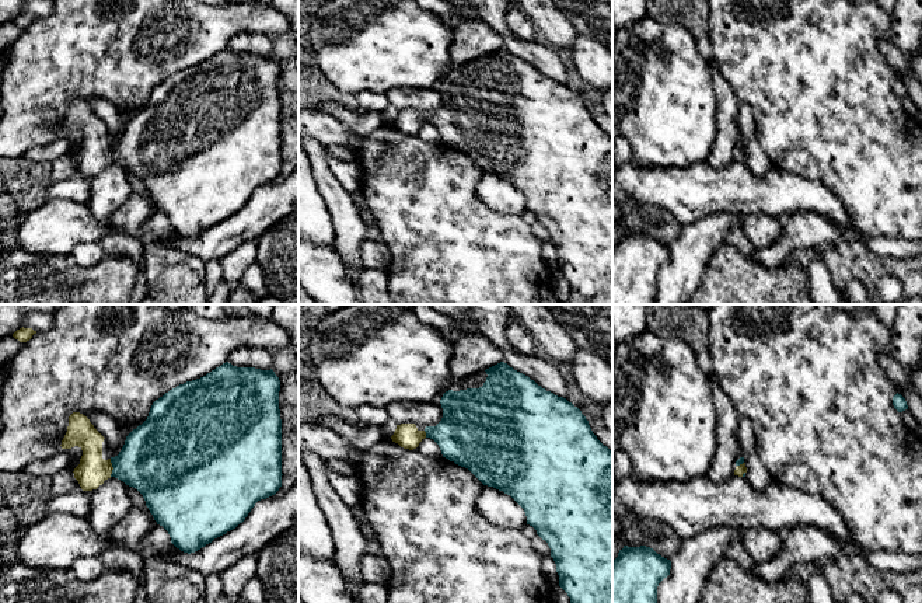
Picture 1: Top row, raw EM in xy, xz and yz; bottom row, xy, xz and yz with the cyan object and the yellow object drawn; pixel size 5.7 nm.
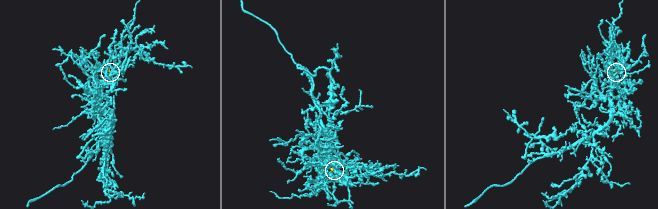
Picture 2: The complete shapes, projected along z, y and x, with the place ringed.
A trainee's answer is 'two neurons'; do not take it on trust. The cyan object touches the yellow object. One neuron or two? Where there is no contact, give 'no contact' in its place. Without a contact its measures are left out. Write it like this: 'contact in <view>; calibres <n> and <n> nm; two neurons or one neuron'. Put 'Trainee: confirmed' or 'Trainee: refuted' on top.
Trainee: refuted
contact in xy; calibres 400 and 180 nm; one neuron

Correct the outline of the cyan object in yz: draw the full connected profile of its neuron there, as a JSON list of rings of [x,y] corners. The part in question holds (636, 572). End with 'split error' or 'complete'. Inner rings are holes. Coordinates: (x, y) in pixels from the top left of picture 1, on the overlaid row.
[[[624,546],[612,561],[612,603],[657,603],[657,586],[670,569],[671,561],[653,548]]]; complete

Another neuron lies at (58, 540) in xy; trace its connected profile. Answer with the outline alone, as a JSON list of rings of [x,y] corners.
[[[52,513],[22,529],[15,551],[27,567],[67,571],[77,558],[99,557],[112,544],[111,533],[97,533],[88,519]]]

